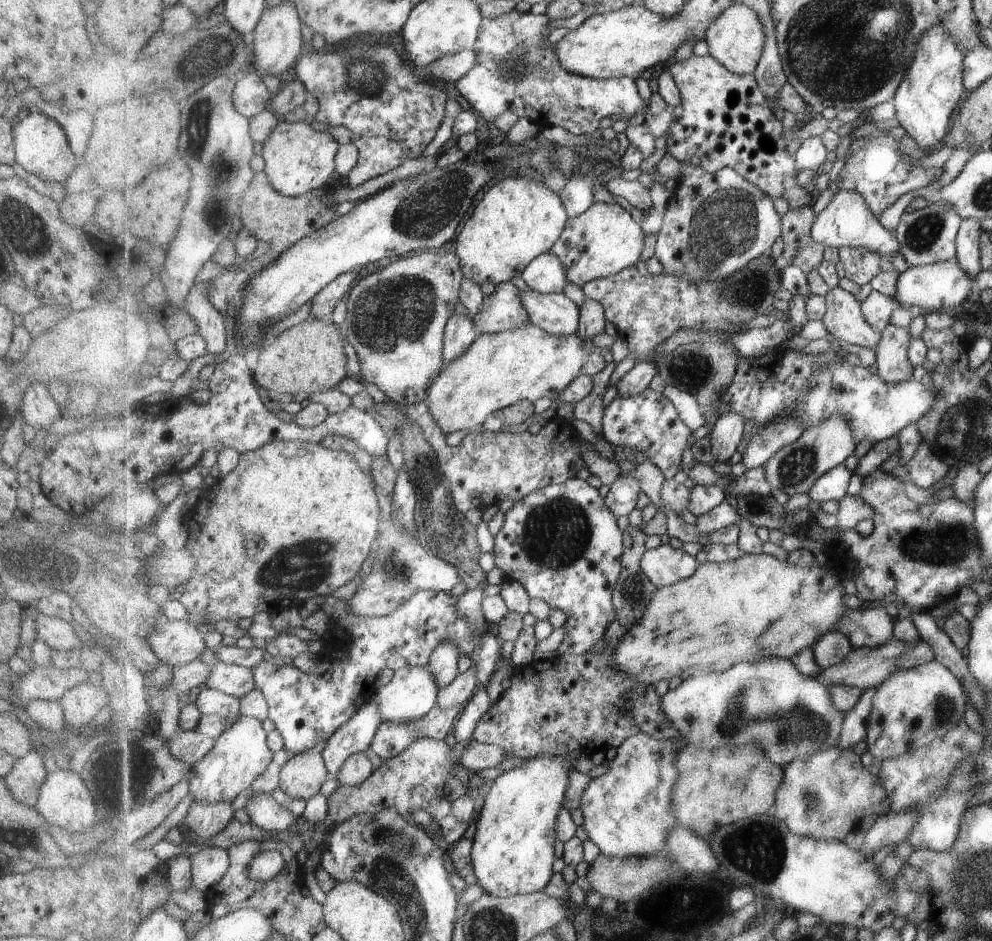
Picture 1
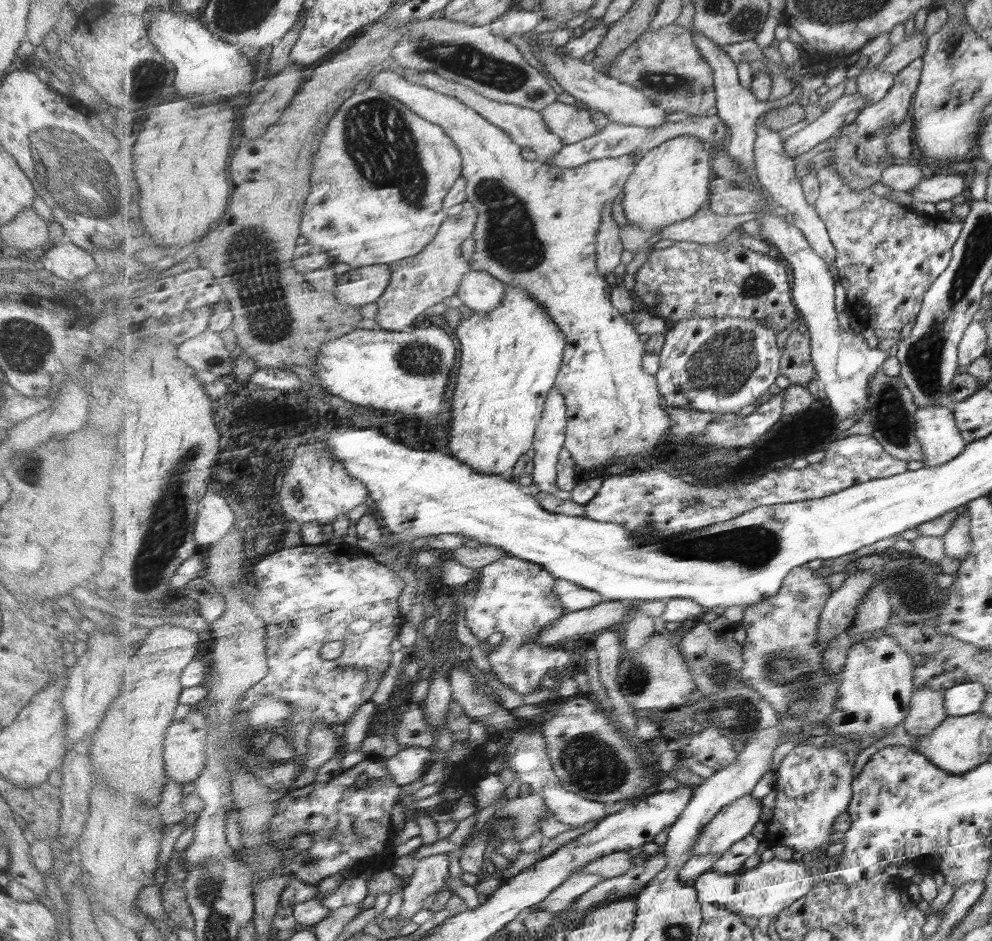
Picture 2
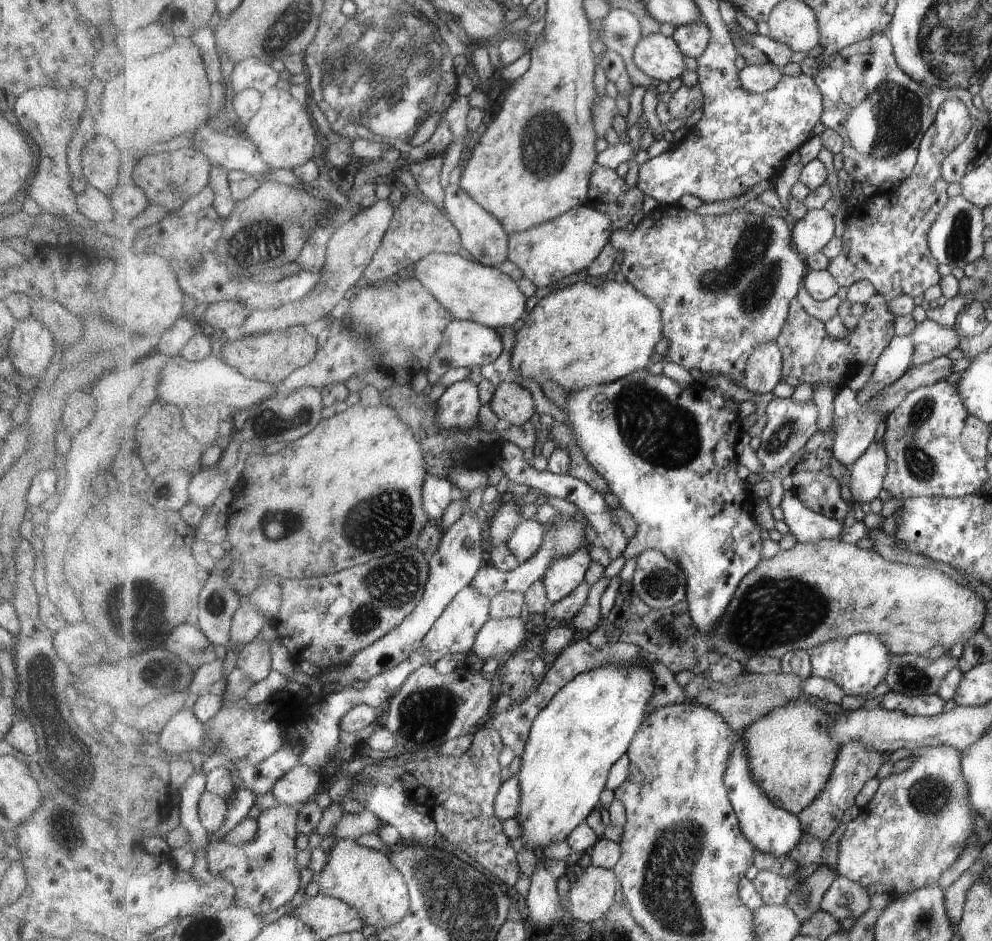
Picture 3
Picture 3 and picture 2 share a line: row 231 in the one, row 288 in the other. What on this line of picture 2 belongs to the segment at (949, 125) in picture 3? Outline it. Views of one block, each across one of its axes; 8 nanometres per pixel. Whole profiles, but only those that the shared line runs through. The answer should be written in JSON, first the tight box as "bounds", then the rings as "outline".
{"bounds":[816,167,963,341],"outline":[[[822,167],[817,171],[817,177],[820,182],[820,195],[816,202],[816,209],[819,216],[825,221],[827,225],[830,239],[833,241],[835,248],[838,250],[838,256],[836,257],[836,267],[838,269],[838,277],[840,285],[845,289],[847,295],[847,308],[850,311],[855,323],[859,326],[873,329],[877,339],[879,341],[887,339],[900,340],[901,330],[907,326],[907,324],[915,323],[918,320],[919,312],[922,311],[924,299],[929,290],[934,286],[934,283],[941,277],[951,265],[954,258],[954,246],[958,241],[958,238],[963,232],[963,220],[957,222],[947,222],[947,220],[941,218],[939,215],[931,216],[927,214],[919,214],[911,209],[910,206],[904,207],[903,205],[888,200],[887,197],[881,197],[873,192],[873,189],[865,189],[863,191],[853,191],[851,185],[841,177],[841,173],[835,169],[835,167]]]}

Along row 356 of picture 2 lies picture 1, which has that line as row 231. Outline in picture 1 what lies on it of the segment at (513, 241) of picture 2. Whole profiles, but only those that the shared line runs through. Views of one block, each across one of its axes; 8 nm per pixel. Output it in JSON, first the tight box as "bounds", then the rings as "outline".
{"bounds":[552,203,646,289],"outline":[[[593,203],[582,215],[569,218],[552,252],[565,266],[569,280],[579,289],[592,280],[635,267],[645,248],[646,232],[633,216],[616,203]]]}

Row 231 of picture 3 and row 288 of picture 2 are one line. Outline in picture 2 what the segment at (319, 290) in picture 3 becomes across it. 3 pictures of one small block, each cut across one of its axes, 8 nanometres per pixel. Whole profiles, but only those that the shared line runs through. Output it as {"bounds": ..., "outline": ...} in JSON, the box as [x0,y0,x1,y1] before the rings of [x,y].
{"bounds":[335,264,392,307],"outline":[[[387,264],[355,268],[339,274],[335,288],[338,300],[353,307],[377,303],[389,289],[392,277],[392,268]]]}

